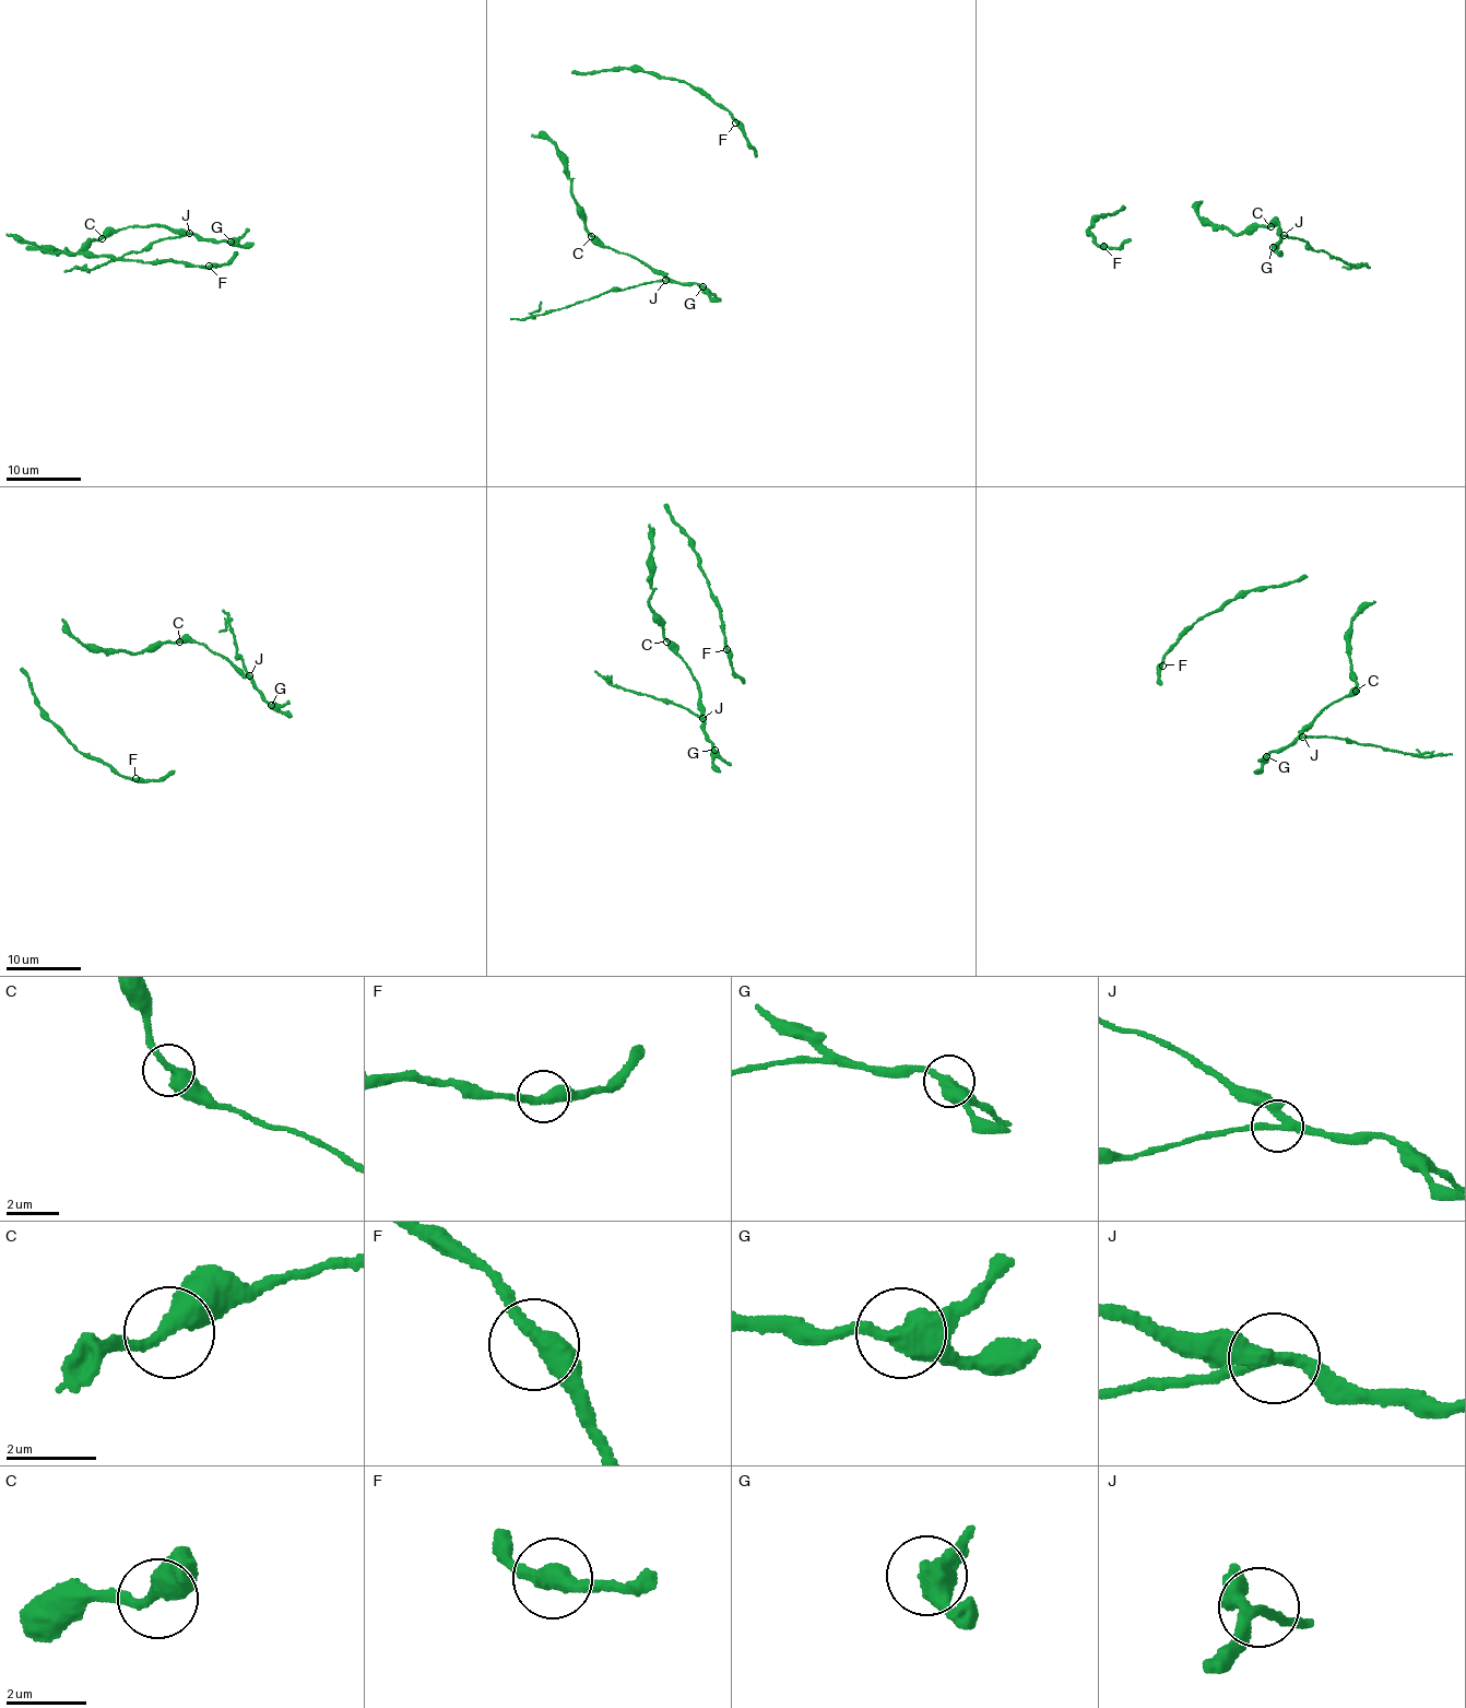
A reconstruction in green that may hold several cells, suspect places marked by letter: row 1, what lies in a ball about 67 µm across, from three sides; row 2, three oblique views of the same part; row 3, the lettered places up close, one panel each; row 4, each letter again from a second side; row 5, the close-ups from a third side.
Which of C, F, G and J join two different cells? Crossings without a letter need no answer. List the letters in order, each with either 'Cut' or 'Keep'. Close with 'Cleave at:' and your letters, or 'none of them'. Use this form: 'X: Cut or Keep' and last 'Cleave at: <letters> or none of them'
C: Keep
F: Keep
G: Keep
J: Cut
Cleave at: J

